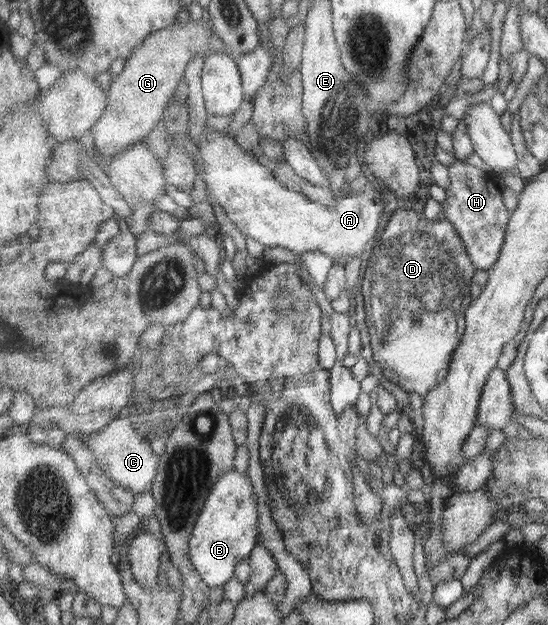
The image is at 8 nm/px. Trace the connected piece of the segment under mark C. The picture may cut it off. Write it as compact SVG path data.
M122 416L116 419L100 434L86 436L85 433L78 433L78 435L96 455L98 465L117 485L132 491L138 496L144 496L146 492L153 489L154 481L159 473L161 457L158 457L152 451L150 439L143 437L137 431L137 427L133 425L129 417Z

